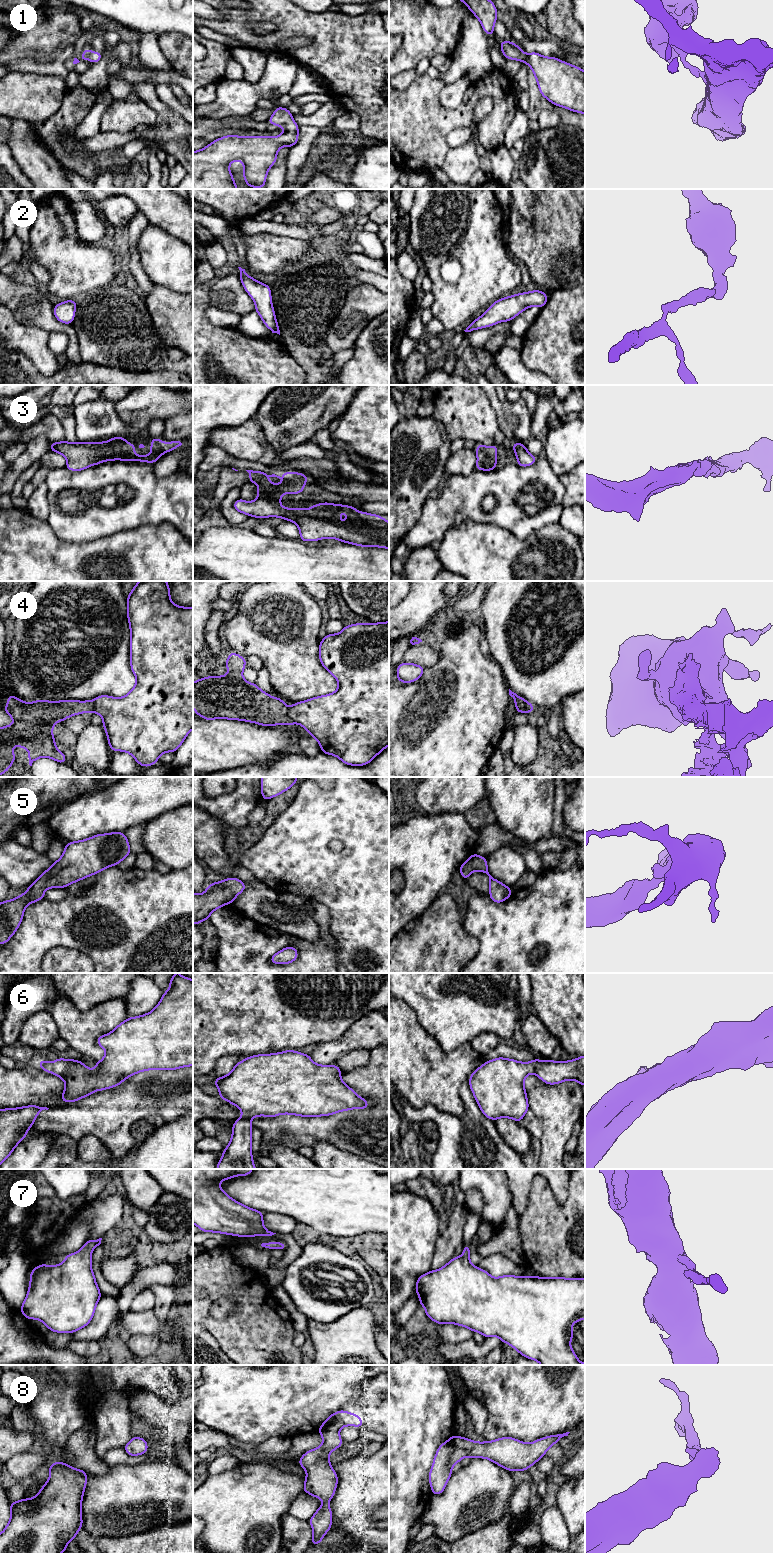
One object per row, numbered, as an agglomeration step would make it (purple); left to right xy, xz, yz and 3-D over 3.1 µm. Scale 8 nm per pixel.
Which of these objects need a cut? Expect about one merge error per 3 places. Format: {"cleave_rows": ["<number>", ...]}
{"cleave_rows": ["4"]}

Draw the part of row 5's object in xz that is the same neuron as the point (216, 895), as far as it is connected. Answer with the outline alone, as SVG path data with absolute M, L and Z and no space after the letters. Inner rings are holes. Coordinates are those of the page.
M226 878L211 883L203 894L193 893L193 924L209 920L210 914L216 909L233 903L239 893L246 889L246 884L238 878Z

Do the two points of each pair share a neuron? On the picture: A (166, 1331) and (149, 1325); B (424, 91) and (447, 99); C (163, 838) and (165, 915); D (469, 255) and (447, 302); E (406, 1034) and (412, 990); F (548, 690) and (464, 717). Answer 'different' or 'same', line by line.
A: same
B: different
C: different
D: same
E: different
F: different

